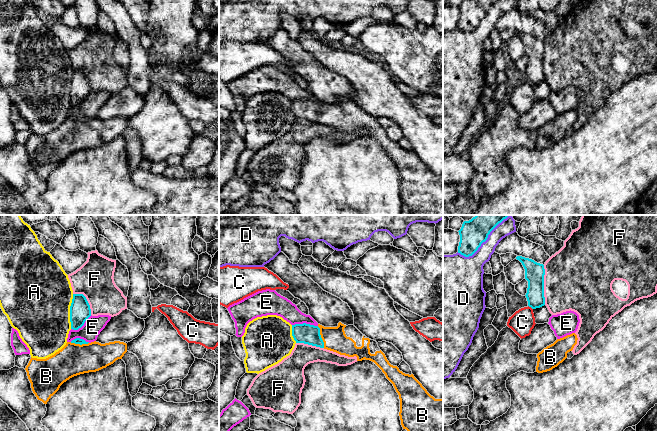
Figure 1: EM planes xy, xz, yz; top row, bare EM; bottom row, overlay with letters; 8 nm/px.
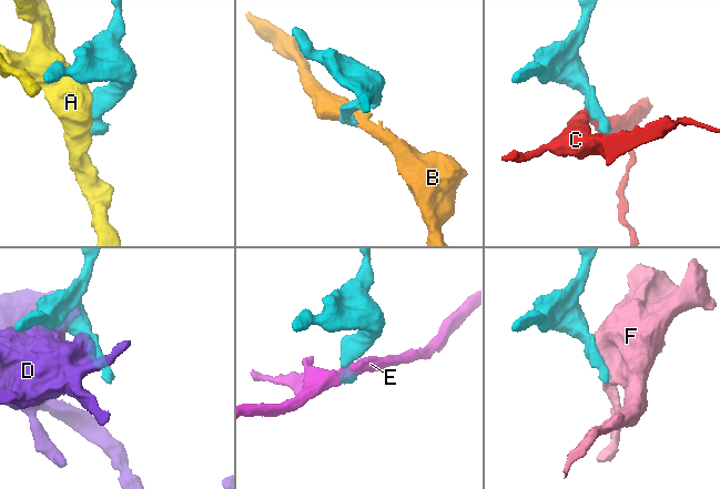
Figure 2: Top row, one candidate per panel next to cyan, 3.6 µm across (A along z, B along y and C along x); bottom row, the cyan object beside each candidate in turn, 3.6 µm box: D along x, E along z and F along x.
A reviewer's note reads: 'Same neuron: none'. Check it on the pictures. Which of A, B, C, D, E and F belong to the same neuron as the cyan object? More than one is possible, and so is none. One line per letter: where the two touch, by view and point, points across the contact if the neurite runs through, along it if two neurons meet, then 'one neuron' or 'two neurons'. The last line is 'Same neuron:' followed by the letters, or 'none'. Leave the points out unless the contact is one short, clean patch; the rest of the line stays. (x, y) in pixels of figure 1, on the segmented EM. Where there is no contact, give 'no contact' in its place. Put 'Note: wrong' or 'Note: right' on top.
Note: wrong
A: xy (70, 311) | two neurons
B: xz (320, 337) | across xz (304, 333), (320, 337), (334, 338) | one neuron
C: yz (530, 306) | along yz (528, 305), (532, 309) | two neurons
D: yz (484, 241) | two neurons
E: xz (305, 323) | along xz (292, 324), (309, 323), (317, 326) | two neurons
F: yz (543, 285) | two neurons
Same neuron: B

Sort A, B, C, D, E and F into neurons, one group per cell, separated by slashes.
A / B / C / D / E / F

